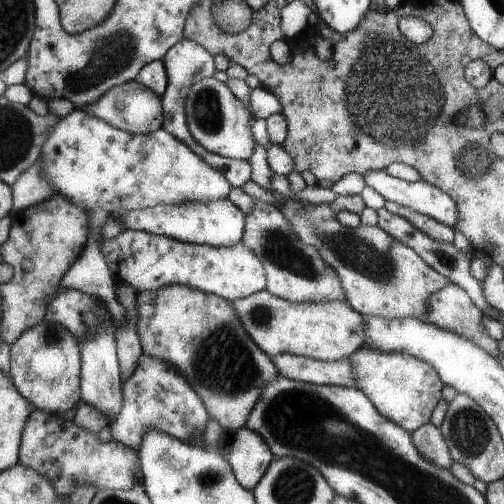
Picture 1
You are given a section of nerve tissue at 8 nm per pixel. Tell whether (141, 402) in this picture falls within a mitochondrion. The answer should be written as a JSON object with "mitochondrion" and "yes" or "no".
{"mitochondrion":"no"}

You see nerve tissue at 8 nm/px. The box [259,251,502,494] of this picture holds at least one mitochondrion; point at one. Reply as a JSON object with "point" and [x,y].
{"point":[468,431]}

